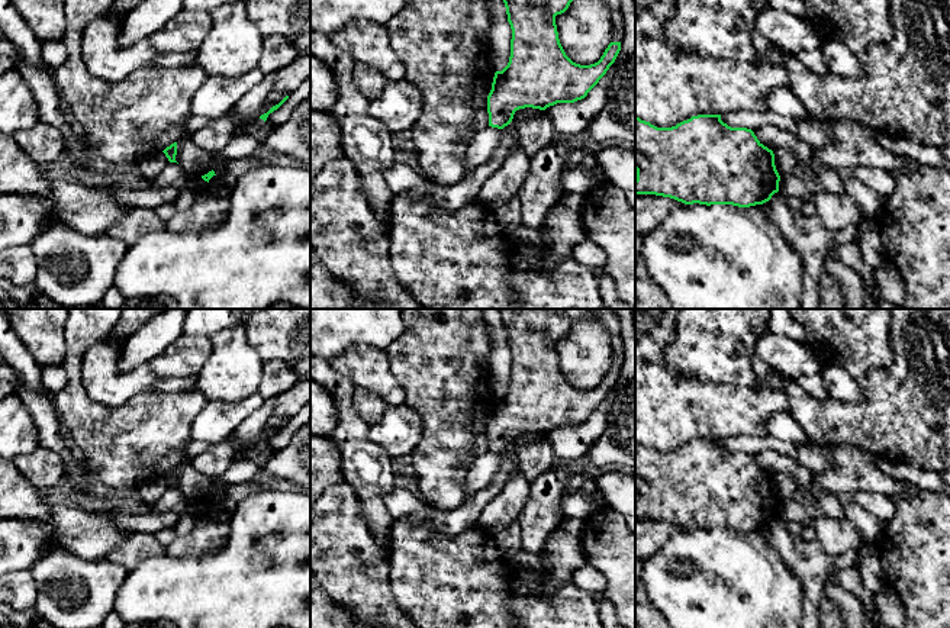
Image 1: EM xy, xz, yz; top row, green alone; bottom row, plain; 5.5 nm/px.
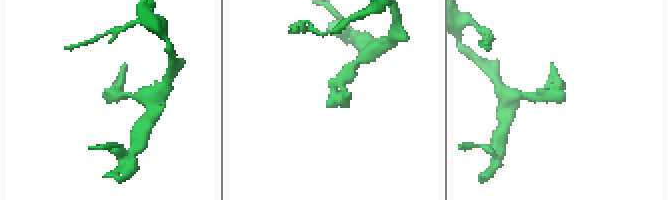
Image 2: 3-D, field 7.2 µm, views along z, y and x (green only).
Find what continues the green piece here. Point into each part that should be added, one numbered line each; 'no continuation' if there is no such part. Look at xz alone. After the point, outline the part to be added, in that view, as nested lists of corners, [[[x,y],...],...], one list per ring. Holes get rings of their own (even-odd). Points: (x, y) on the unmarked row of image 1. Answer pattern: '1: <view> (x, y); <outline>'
no continuation

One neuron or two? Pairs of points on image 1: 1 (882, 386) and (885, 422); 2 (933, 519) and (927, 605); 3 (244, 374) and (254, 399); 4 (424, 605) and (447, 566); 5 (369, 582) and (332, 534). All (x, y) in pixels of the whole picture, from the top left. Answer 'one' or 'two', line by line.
1: one
2: one
3: two
4: one
5: one

